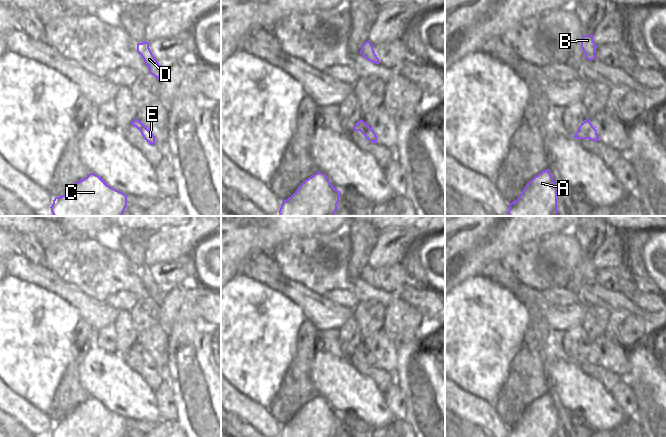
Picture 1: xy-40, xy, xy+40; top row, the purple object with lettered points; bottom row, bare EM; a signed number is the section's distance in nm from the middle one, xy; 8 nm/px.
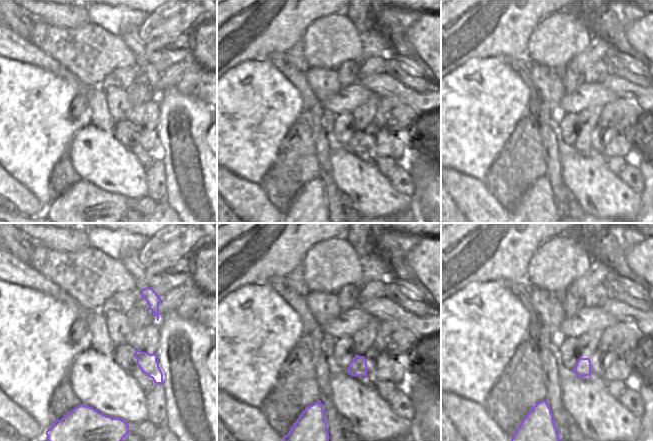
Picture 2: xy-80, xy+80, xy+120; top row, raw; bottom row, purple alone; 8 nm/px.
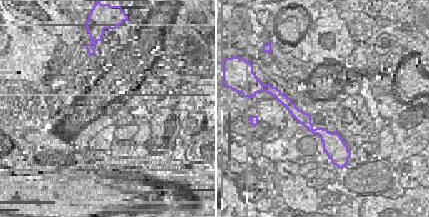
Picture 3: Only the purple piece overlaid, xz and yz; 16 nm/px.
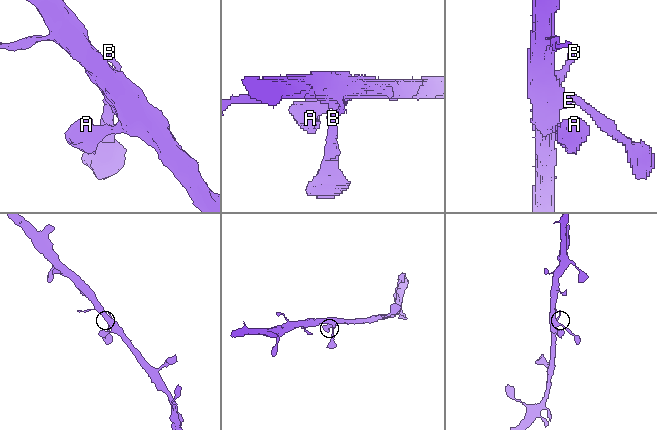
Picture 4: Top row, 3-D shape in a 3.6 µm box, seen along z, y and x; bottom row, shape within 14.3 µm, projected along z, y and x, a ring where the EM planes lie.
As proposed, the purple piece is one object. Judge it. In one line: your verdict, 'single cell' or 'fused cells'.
single cell

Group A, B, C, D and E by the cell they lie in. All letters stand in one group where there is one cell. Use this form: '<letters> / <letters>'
A B C D E

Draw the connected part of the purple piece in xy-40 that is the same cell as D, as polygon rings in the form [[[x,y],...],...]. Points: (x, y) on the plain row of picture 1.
[[[144,265],[142,267],[137,268],[137,276],[143,282],[145,288],[149,292],[149,297],[154,301],[161,303],[163,300],[163,292],[157,286],[155,281],[153,280],[150,272],[149,267]]]

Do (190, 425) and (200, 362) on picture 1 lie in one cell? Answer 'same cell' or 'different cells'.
same cell

